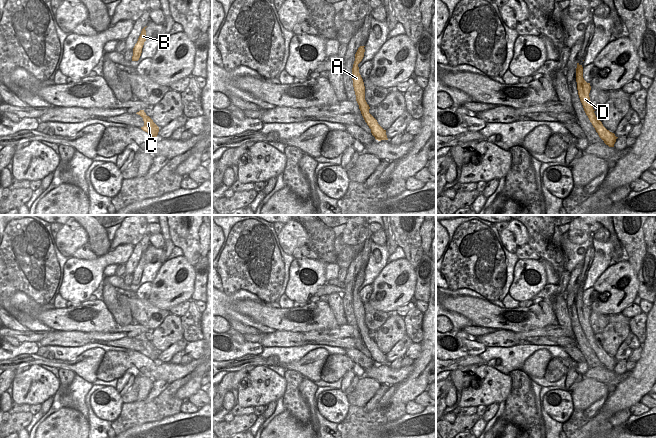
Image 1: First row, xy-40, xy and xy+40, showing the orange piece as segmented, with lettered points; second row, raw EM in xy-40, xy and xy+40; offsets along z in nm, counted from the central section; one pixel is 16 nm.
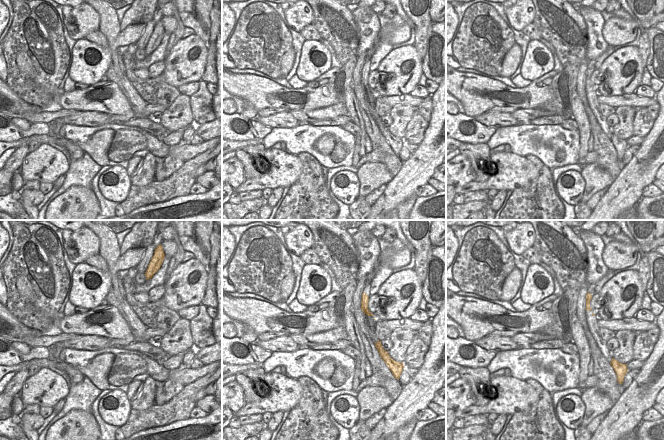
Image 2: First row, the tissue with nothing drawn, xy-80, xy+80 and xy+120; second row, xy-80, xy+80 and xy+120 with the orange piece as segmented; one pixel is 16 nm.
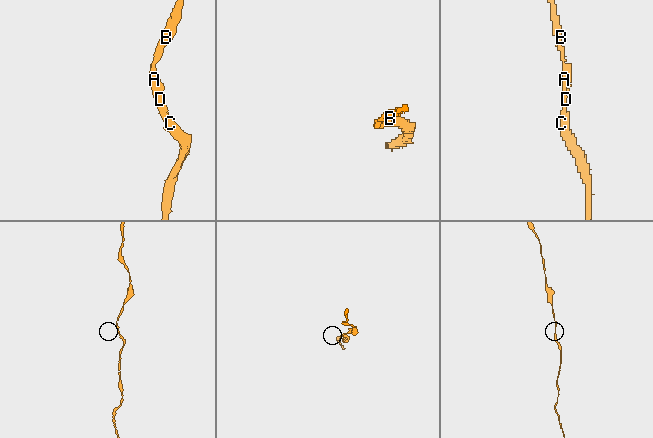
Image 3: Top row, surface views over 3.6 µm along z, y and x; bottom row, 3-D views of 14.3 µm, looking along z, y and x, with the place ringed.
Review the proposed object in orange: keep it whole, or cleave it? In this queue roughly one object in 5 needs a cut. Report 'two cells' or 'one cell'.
one cell

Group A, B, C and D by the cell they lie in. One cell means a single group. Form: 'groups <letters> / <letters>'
groups A B C D

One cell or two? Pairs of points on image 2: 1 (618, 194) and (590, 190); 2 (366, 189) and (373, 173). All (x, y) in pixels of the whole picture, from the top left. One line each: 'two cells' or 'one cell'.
1: one cell
2: one cell

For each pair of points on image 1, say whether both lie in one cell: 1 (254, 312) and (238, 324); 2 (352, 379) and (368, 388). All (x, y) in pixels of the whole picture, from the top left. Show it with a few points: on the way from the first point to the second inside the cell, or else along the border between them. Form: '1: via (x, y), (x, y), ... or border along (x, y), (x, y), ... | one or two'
1: border along (235, 302), (236, 311), (270, 327) | two
2: border along (359, 379), (355, 388), (347, 395) | two

